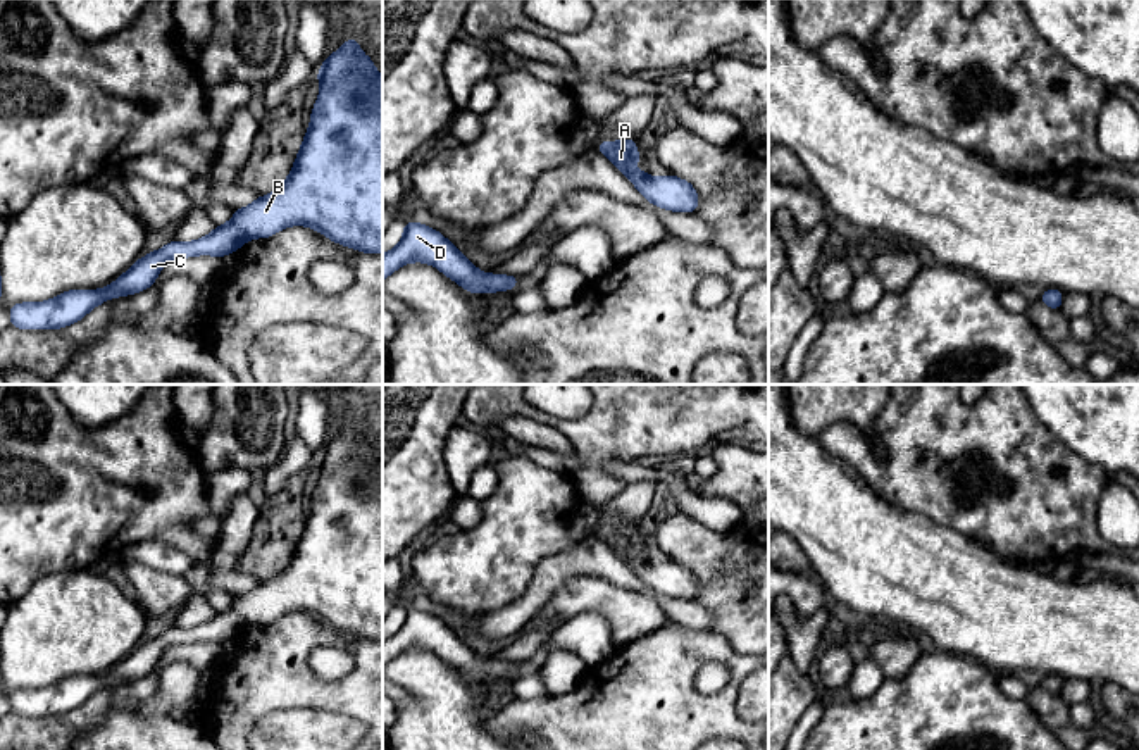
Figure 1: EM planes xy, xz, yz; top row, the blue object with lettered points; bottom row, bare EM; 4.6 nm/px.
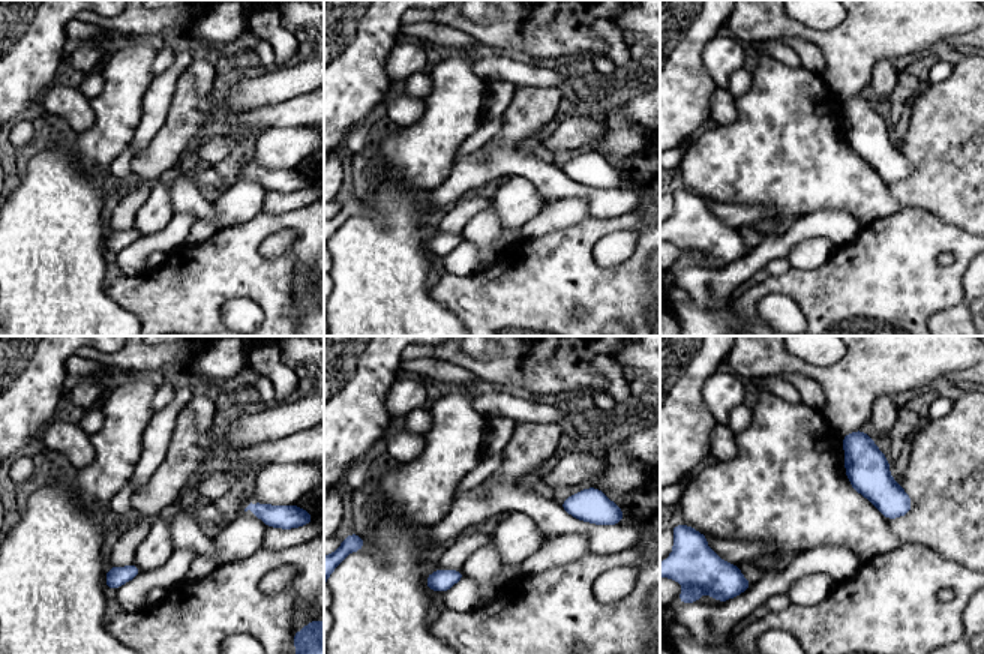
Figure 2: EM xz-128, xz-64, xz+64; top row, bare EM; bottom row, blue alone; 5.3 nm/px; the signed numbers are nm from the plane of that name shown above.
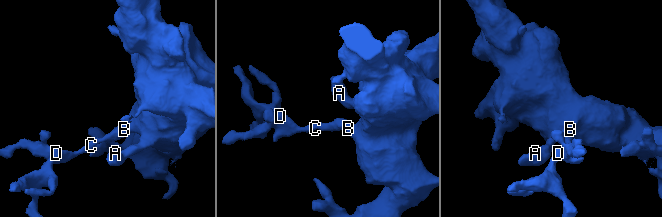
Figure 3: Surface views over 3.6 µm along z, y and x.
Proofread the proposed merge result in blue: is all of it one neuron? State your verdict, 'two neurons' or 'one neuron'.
one neuron

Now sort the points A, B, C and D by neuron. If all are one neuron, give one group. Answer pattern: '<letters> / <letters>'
A B C D

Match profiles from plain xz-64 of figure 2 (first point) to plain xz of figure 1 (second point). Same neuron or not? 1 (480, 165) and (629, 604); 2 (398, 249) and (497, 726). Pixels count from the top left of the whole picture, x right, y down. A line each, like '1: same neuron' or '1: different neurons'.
1: different neurons
2: different neurons

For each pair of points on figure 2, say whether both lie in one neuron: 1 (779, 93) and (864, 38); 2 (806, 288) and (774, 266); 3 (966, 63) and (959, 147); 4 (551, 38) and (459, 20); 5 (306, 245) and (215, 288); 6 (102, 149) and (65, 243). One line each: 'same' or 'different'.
1: different
2: different
3: same
4: same
5: same
6: different

